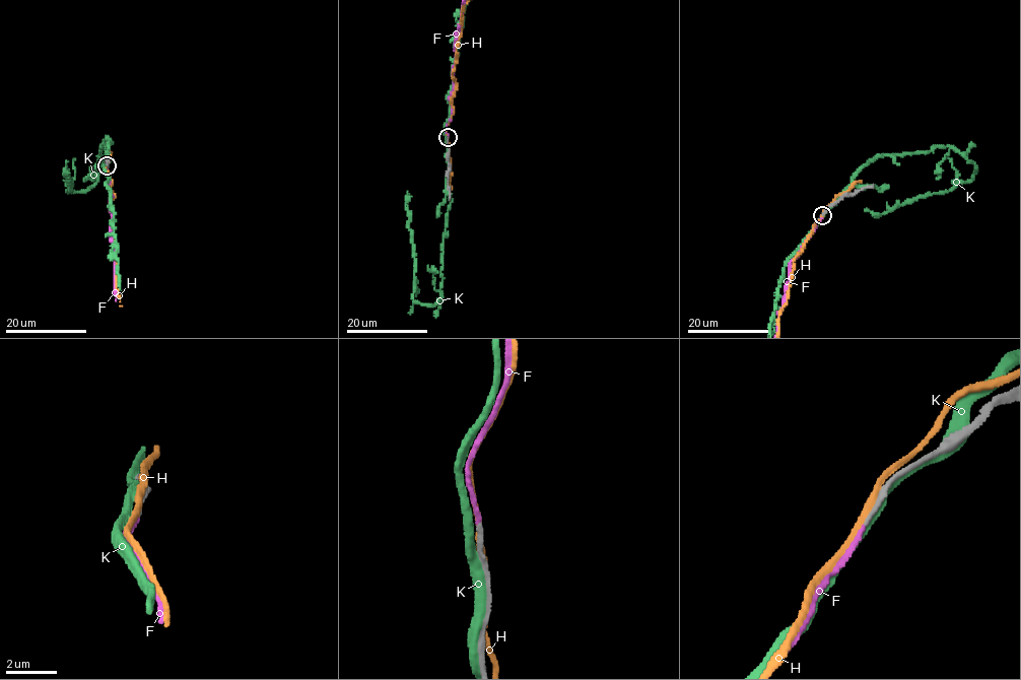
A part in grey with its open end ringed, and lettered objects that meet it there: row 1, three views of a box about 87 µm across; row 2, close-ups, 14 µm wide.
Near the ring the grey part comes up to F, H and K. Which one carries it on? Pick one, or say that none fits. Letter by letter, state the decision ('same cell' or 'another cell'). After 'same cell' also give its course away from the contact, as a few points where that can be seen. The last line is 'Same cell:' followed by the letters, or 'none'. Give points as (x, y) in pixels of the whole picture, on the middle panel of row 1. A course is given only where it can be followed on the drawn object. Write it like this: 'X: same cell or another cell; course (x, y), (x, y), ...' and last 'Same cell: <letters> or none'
F: same cell
H: another cell
K: another cell
Same cell: F

